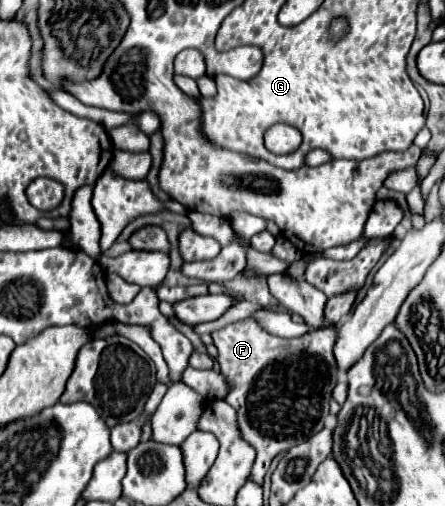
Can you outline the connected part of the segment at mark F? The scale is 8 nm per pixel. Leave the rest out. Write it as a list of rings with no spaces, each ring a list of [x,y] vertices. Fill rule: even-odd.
[[[243,319],[223,327],[213,333],[213,341],[219,349],[219,367],[221,373],[231,383],[231,393],[227,395],[227,403],[237,411],[237,427],[241,431],[241,439],[245,439],[257,451],[257,459],[251,469],[251,479],[257,485],[263,485],[263,477],[275,455],[291,449],[297,443],[303,443],[311,435],[323,429],[325,419],[329,415],[329,399],[331,391],[337,383],[337,363],[333,357],[333,343],[337,327],[329,325],[323,329],[311,329],[303,337],[297,339],[281,339],[265,333],[255,319]]]

